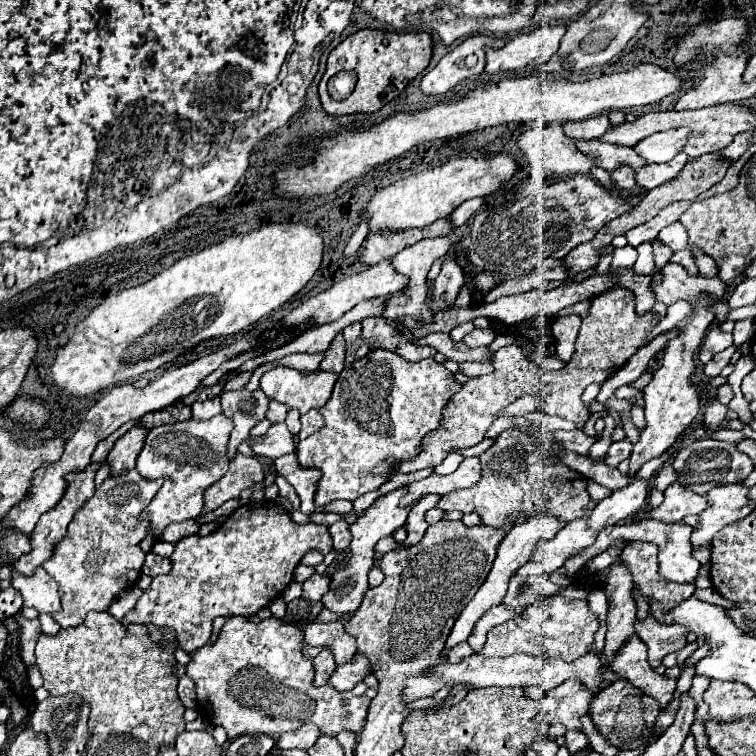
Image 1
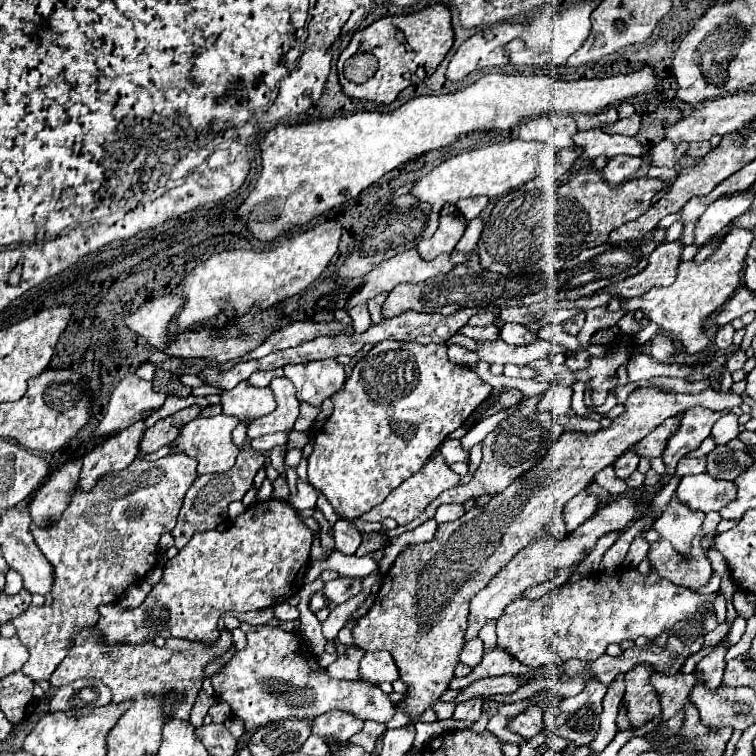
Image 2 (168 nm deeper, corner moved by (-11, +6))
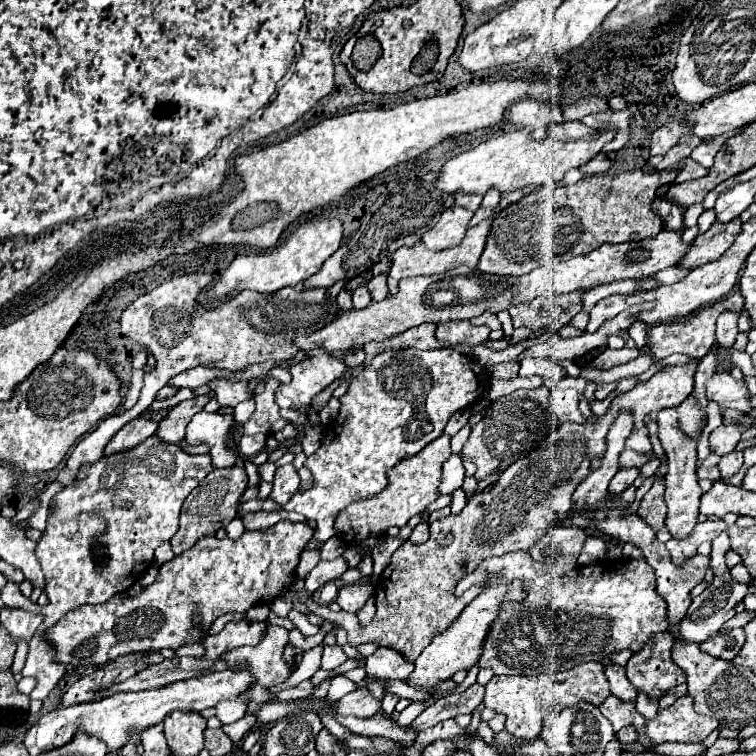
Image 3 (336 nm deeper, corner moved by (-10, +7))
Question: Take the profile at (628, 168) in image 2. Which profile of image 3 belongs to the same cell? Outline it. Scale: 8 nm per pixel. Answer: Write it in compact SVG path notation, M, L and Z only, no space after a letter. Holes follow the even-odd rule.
M598 153L598 155L592 157L586 165L582 165L580 171L582 171L584 175L594 175L594 173L598 175L598 173L606 173L612 165L614 165L612 159L608 159L604 153Z

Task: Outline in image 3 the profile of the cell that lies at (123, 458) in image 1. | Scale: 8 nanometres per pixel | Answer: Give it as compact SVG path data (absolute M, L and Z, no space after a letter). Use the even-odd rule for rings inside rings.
M192 397L188 401L178 403L158 425L156 429L156 437L166 441L166 443L178 443L184 439L186 433L186 425L190 423L190 419L204 409L204 405L210 401L210 397Z

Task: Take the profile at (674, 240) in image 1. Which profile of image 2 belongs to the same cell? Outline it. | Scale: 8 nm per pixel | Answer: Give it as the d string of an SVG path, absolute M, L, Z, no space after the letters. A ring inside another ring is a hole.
M751 190L737 192L733 196L723 196L717 202L713 202L705 214L699 220L699 226L695 228L695 244L701 246L709 238L717 236L733 218L741 216L749 210L755 194Z

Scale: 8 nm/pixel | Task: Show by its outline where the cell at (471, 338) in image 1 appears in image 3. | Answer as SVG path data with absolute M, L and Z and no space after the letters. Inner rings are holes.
M450 321L438 325L436 329L436 339L446 343L448 347L456 347L456 345L476 347L484 343L488 335L490 335L488 327L476 327L470 321Z

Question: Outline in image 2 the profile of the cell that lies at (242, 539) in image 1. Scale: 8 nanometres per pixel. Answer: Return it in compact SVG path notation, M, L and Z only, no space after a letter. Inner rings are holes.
M267 500L255 502L249 506L229 530L225 532L199 532L191 538L191 542L179 550L175 558L171 558L163 568L163 578L153 586L145 602L137 608L121 608L117 604L99 606L99 634L103 634L103 642L123 642L123 644L143 644L151 642L157 636L181 638L191 642L215 642L217 620L227 610L247 612L247 610L263 610L273 608L281 602L287 602L303 588L303 576L309 566L309 550L311 550L311 530L303 524L299 514L283 500Z

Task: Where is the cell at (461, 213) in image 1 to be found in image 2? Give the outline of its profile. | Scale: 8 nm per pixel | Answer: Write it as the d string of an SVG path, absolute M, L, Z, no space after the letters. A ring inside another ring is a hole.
M475 196L475 198L459 200L455 206L467 220L473 220L473 218L477 218L481 214L481 210L487 206L487 202L489 202L487 196Z

